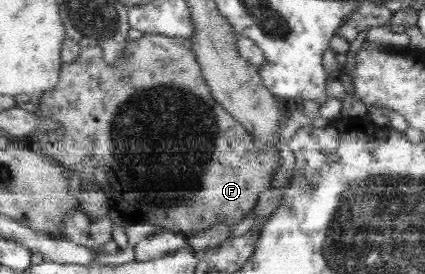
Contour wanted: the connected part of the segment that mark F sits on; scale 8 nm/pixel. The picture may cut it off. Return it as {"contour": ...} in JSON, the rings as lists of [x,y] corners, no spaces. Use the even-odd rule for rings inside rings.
{"contour":[[[148,35],[136,40],[128,40],[125,42],[122,58],[116,60],[114,64],[108,62],[106,54],[103,54],[102,47],[82,47],[80,49],[78,60],[72,64],[63,64],[60,69],[58,84],[44,91],[40,102],[38,102],[38,110],[40,114],[52,114],[52,118],[60,118],[60,122],[64,122],[64,126],[59,126],[60,130],[54,129],[52,134],[36,134],[31,135],[36,150],[42,150],[43,154],[51,155],[56,162],[63,162],[68,170],[76,170],[80,173],[82,181],[92,181],[94,178],[94,168],[100,168],[108,174],[108,178],[112,178],[112,170],[114,176],[120,180],[120,184],[100,184],[98,188],[104,188],[104,192],[110,198],[110,210],[116,211],[122,220],[132,223],[148,223],[162,230],[172,231],[186,234],[198,234],[206,228],[210,228],[212,224],[238,224],[244,218],[244,215],[254,210],[257,203],[257,195],[270,188],[274,170],[278,168],[278,164],[282,159],[278,156],[278,152],[271,146],[263,146],[259,142],[259,138],[255,138],[251,131],[248,131],[243,123],[238,122],[216,99],[211,95],[210,87],[207,85],[201,67],[197,63],[196,56],[192,52],[192,41],[186,38],[178,38],[177,36],[164,35]]]}

